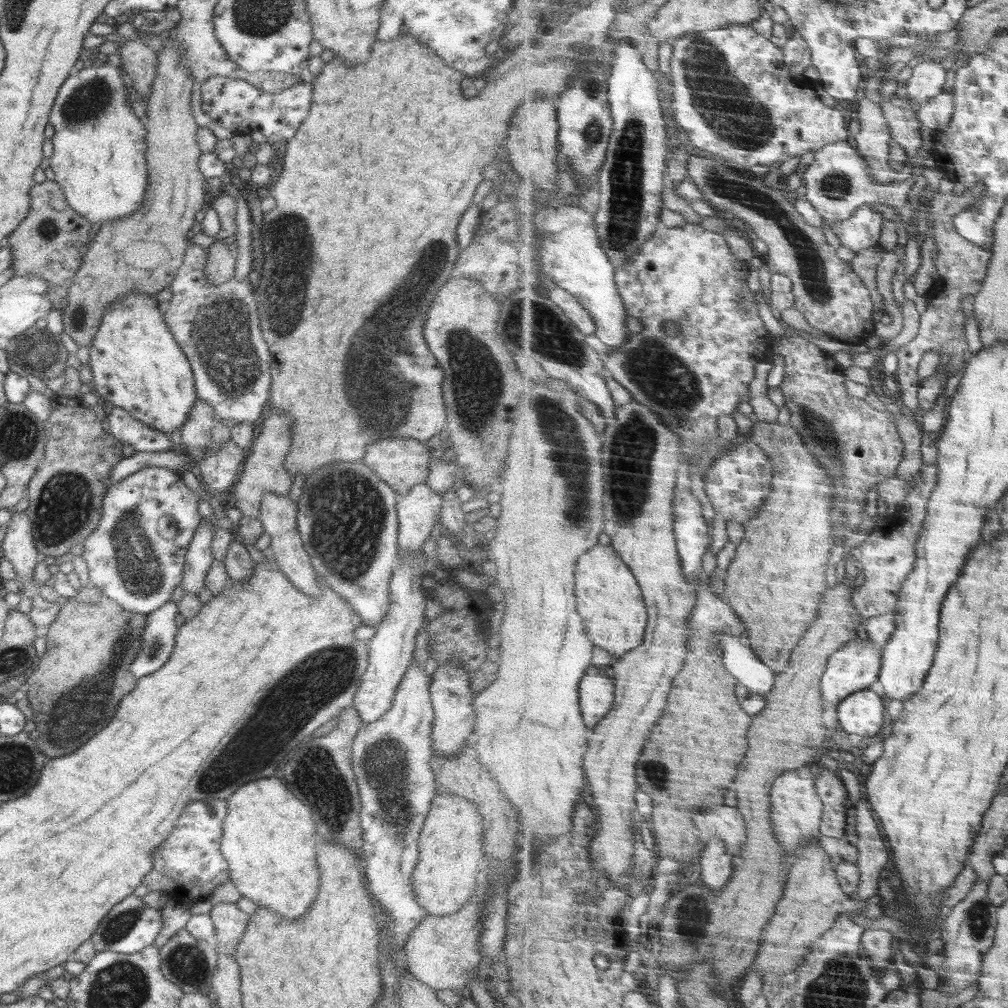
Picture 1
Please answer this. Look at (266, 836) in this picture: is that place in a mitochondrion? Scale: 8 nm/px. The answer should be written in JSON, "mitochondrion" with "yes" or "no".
{"mitochondrion":"no"}

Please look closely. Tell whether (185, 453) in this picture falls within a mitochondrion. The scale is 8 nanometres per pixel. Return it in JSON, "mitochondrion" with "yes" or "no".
{"mitochondrion":"no"}

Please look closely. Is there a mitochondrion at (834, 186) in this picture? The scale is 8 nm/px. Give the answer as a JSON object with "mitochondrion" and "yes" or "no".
{"mitochondrion":"yes"}

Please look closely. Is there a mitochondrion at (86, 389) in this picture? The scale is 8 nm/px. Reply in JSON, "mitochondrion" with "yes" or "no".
{"mitochondrion":"no"}

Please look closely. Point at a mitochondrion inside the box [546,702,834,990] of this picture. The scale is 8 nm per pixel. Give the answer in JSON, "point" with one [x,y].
{"point":[694,917]}

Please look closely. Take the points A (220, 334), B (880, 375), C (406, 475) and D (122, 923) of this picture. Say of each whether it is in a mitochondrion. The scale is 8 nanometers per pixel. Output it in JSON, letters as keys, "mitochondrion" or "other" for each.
{"A":"mitochondrion","B":"other","C":"other","D":"mitochondrion"}

